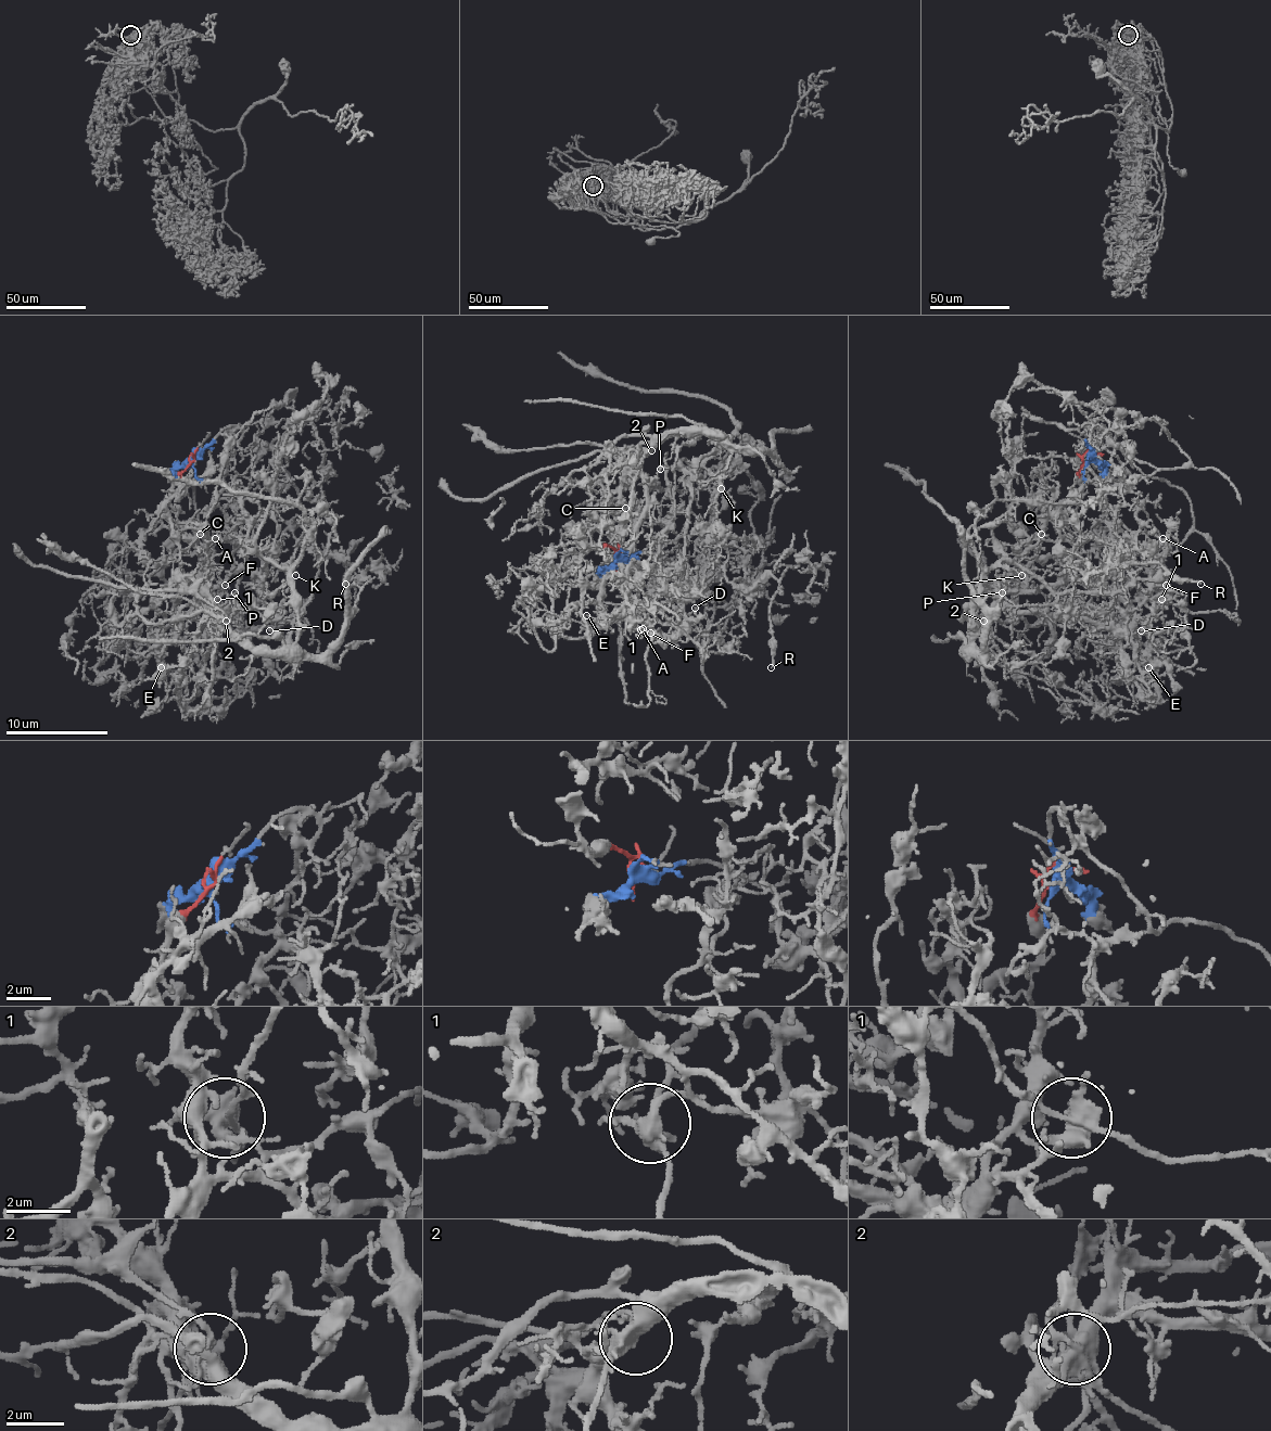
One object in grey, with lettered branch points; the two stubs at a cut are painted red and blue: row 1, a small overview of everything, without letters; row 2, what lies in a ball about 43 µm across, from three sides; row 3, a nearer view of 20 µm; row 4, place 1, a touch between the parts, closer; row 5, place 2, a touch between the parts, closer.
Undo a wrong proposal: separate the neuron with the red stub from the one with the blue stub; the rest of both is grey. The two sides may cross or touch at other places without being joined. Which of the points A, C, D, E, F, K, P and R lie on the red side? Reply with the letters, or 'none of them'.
A, C, D, E, F, K, P

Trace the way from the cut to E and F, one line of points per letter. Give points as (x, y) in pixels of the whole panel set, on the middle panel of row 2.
E: (617, 559), (592, 534), (604, 493), (617, 493), (622, 526), (601, 587), (601, 613), (611, 618), (586, 615)
F: (617, 559), (594, 544), (592, 519), (632, 468), (645, 515), (627, 590), (656, 618), (650, 634)

